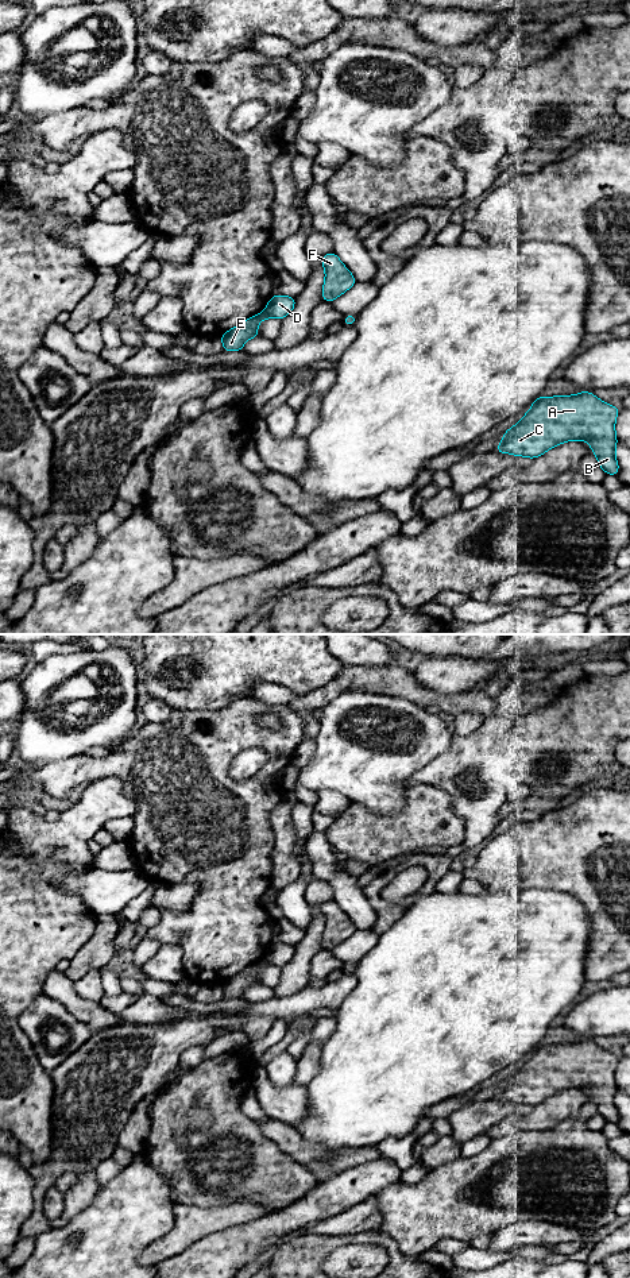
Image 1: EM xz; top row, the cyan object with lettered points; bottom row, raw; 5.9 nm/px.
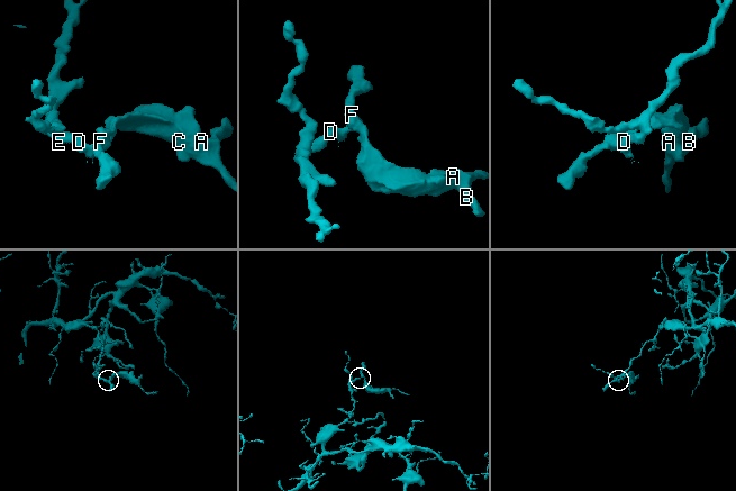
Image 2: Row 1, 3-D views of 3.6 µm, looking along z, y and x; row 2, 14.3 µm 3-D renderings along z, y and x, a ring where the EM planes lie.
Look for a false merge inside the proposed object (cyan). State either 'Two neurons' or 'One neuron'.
Two neurons

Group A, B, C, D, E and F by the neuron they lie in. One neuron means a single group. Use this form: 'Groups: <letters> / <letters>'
Groups: A B C D F / E

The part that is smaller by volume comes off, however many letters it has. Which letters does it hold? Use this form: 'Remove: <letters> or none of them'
Remove: A, B, C, D, F

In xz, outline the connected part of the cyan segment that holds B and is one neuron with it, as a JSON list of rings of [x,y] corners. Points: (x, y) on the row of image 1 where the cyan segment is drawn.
[[[591,391],[538,397],[523,418],[503,433],[494,451],[534,459],[571,440],[588,441],[599,467],[607,475],[618,475],[615,420],[619,412]]]

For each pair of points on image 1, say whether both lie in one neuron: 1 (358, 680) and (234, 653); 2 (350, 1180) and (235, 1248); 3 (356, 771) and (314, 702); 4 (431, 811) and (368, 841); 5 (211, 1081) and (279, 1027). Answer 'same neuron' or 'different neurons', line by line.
1: different neurons
2: same neuron
3: different neurons
4: same neuron
5: different neurons

